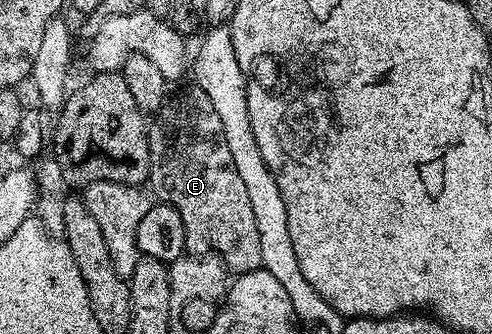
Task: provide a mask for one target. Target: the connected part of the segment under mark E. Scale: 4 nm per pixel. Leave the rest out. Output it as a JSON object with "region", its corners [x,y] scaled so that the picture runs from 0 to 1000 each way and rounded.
{"region":[[[394,251],[388,254],[388,269],[366,272],[362,293],[339,290],[333,326],[325,347],[311,356],[301,398],[311,530],[331,530],[329,569],[346,581],[337,584],[346,614],[362,626],[374,659],[376,757],[386,766],[435,763],[476,826],[535,805],[528,766],[528,683],[520,683],[520,644],[512,638],[504,560],[498,557],[488,515],[480,515],[463,419],[455,419],[455,371],[447,371],[447,344],[439,338],[431,299],[423,299],[423,284]]]}

